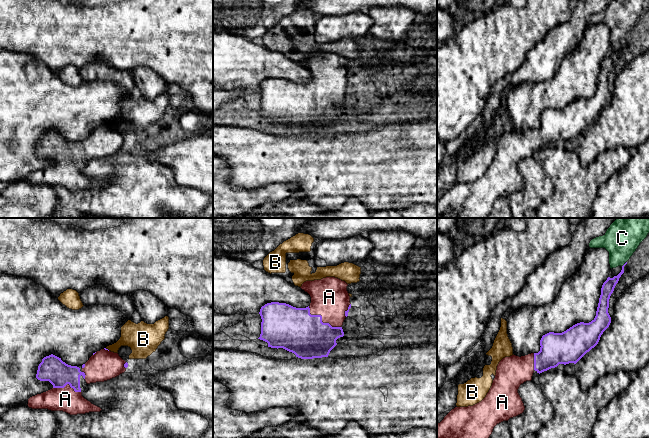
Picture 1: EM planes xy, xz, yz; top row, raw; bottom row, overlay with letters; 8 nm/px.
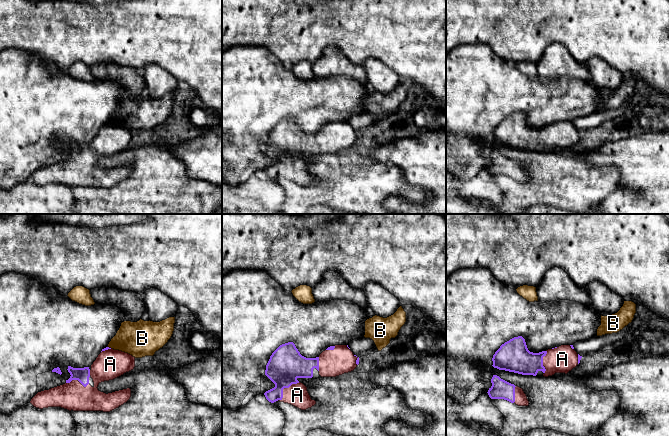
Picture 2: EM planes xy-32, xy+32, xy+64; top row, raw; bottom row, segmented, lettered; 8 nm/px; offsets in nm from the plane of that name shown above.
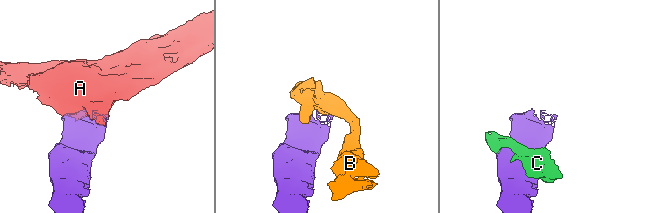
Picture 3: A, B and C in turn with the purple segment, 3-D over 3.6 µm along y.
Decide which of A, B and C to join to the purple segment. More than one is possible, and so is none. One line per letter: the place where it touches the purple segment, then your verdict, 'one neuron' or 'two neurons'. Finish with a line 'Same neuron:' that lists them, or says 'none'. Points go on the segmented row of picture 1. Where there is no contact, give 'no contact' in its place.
A: meets purple in xz at (321, 319); one neuron
B: meets purple in xy at (107, 349); two neurons
C: meets purple in yz at (624, 264); two neurons
Same neuron: A

